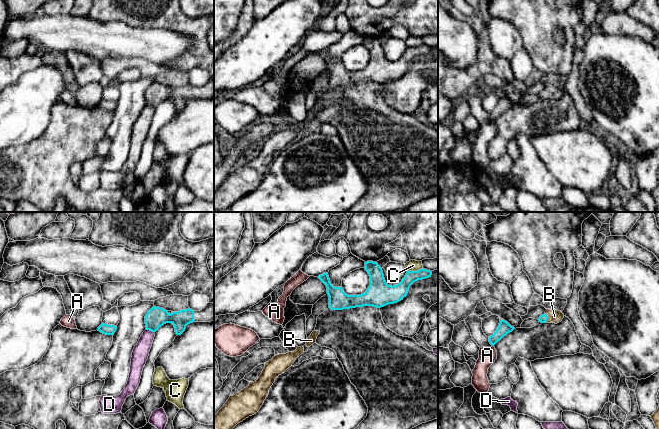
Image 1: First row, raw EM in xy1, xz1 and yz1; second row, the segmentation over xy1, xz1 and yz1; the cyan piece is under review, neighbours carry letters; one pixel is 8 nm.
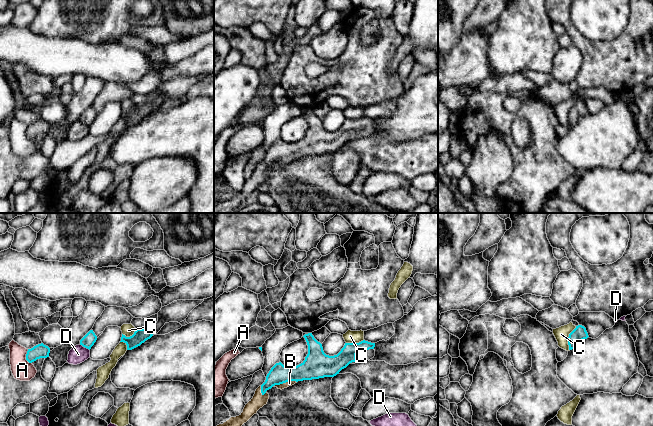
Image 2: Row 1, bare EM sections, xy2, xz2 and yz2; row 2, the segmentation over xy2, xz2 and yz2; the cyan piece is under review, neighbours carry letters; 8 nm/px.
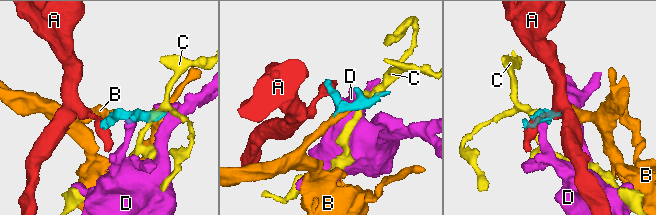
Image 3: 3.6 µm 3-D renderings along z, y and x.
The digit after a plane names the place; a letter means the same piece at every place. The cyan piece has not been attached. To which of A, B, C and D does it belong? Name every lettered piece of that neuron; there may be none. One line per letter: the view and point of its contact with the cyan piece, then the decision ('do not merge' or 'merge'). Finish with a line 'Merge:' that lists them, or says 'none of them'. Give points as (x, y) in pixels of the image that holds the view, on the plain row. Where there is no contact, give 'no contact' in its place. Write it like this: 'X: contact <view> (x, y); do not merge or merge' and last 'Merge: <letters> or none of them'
A: contact xy2 (26, 133); do not merge
B: contact xz2 (285, 158); merge
C: contact yz2 (568, 114); do not merge
D: contact xy2 (84, 122); do not merge
Merge: B

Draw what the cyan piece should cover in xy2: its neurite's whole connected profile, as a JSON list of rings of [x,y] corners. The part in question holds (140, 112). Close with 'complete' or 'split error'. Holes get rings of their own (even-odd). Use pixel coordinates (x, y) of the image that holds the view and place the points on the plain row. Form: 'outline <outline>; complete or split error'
outline [[[204,75],[174,77],[161,84],[158,88],[158,97],[154,102],[151,102],[149,105],[136,105],[134,110],[130,113],[126,113],[122,110],[120,118],[124,118],[127,121],[127,126],[132,126],[150,115],[153,111],[157,110],[166,99],[180,99],[186,96],[189,89],[203,77]]]; split error

